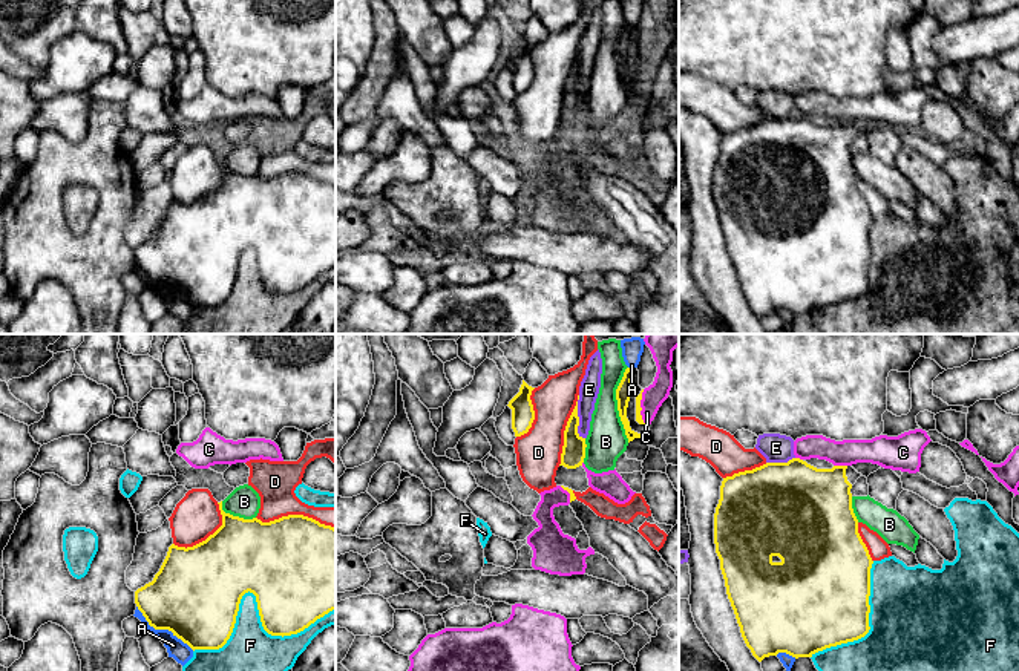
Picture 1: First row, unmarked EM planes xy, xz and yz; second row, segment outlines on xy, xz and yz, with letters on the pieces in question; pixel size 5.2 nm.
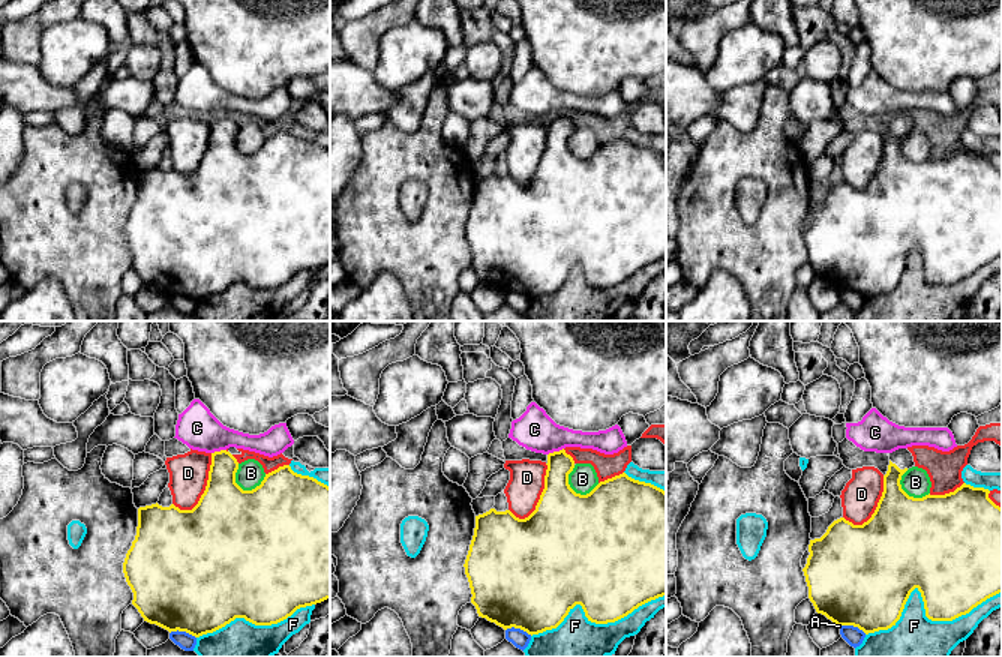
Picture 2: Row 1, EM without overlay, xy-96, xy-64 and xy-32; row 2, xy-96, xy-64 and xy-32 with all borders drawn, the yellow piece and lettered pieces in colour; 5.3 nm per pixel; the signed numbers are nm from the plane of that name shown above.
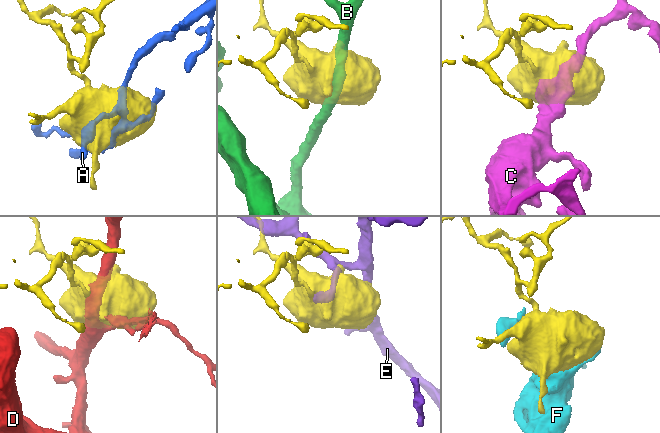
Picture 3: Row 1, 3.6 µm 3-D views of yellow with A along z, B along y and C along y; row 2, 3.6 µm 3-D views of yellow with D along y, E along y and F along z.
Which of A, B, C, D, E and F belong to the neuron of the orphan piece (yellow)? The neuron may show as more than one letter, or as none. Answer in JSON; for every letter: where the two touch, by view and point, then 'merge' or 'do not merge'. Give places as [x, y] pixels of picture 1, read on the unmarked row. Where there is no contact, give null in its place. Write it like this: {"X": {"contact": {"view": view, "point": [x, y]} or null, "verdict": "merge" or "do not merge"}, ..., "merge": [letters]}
{"A": {"contact": {"view": "xy", "point": [163, 285]}, "verdict": "do not merge"}, "B": {"contact": {"view": "xz", "point": [618, 62]}, "verdict": "do not merge"}, "C": {"contact": {"view": "xz", "point": [639, 63]}, "verdict": "do not merge"}, "D": {"contact": {"view": "xy", "point": [296, 172]}, "verdict": "do not merge"}, "E": {"contact": {"view": "xz", "point": [578, 74]}, "verdict": "do not merge"}, "F": {"contact": {"view": "xy", "point": [258, 259]}, "verdict": "do not merge"}, "merge": []}

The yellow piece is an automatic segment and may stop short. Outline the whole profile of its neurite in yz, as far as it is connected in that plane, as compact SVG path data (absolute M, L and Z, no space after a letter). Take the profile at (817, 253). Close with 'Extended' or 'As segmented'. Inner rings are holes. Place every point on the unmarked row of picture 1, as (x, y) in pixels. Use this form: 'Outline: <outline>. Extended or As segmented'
Outline: M792 115L723 135L714 170L716 210L742 294L759 319L778 309L795 316L812 314L818 308L858 297L869 290L873 218L858 190L850 150L860 133L863 132L852 123L817 126Z. Extended

